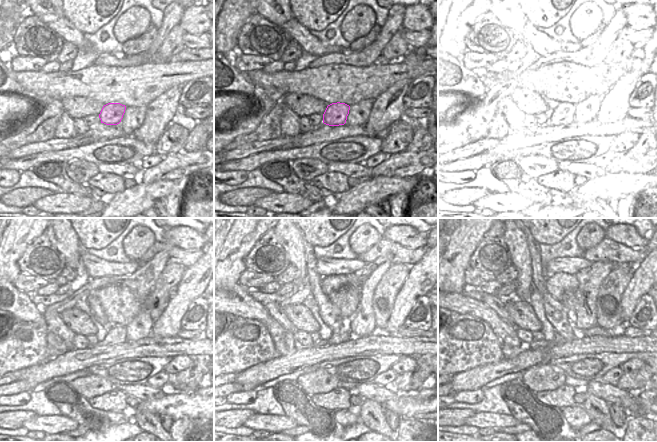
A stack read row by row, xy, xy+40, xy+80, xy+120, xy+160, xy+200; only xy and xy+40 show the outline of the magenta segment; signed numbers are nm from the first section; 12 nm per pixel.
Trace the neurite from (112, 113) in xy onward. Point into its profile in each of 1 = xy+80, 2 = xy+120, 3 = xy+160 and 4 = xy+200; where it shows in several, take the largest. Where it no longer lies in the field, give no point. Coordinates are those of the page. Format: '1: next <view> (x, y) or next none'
1: next xy+80 (563, 114)
2: next xy+120 (117, 334)
3: next xy+160 (342, 334)
4: next xy+200 (542, 344)

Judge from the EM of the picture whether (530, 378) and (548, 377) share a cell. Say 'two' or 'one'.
one

